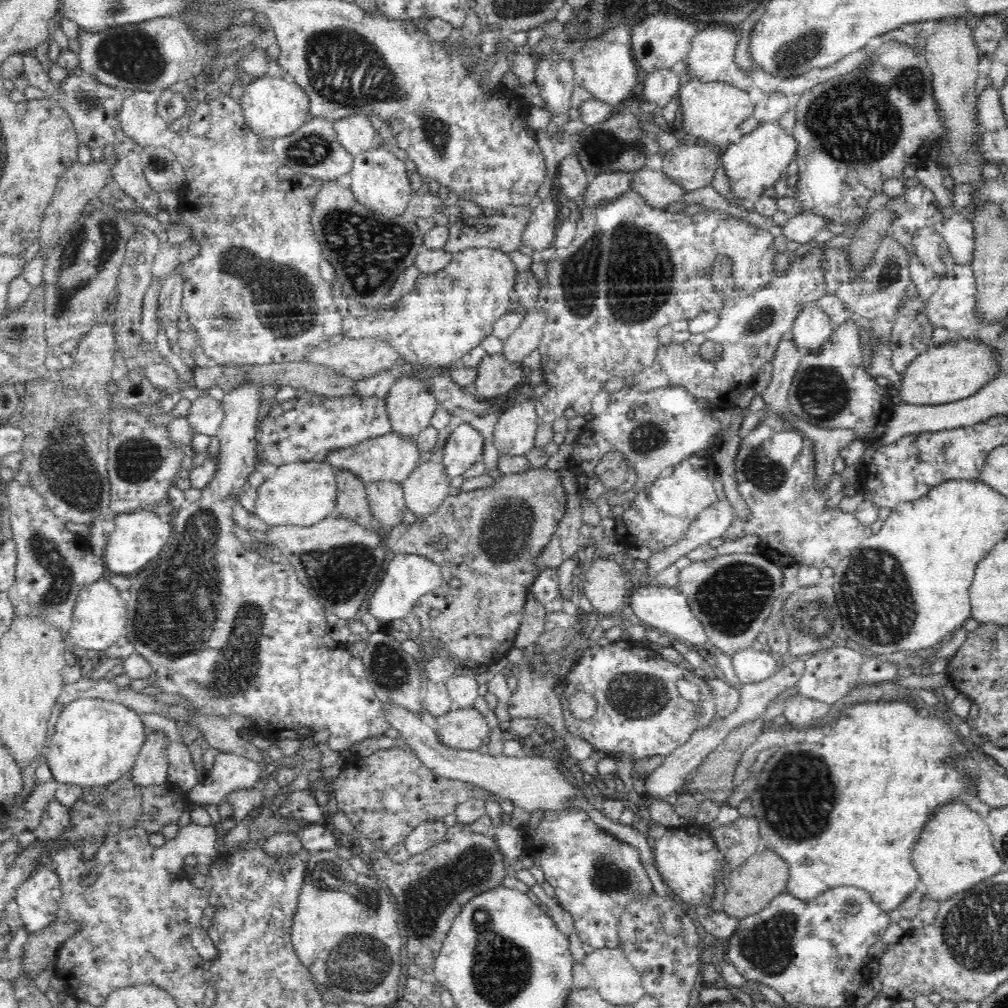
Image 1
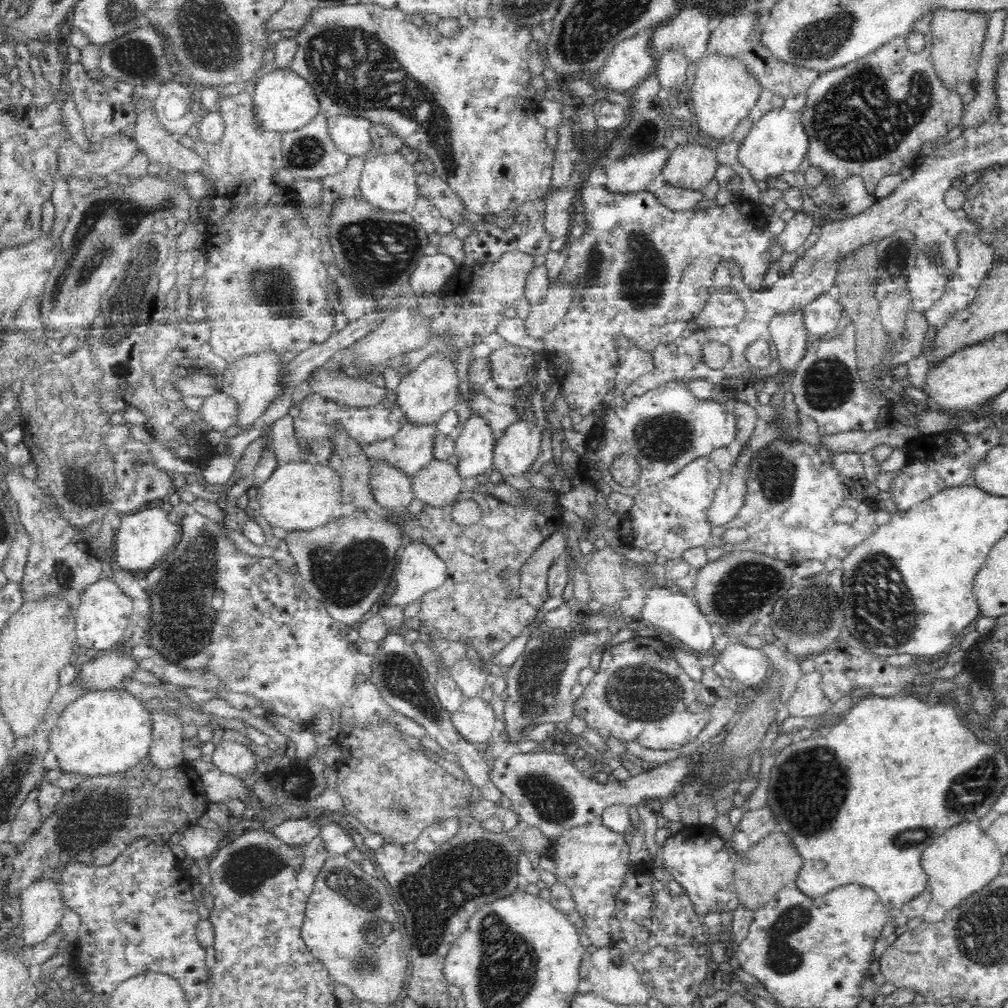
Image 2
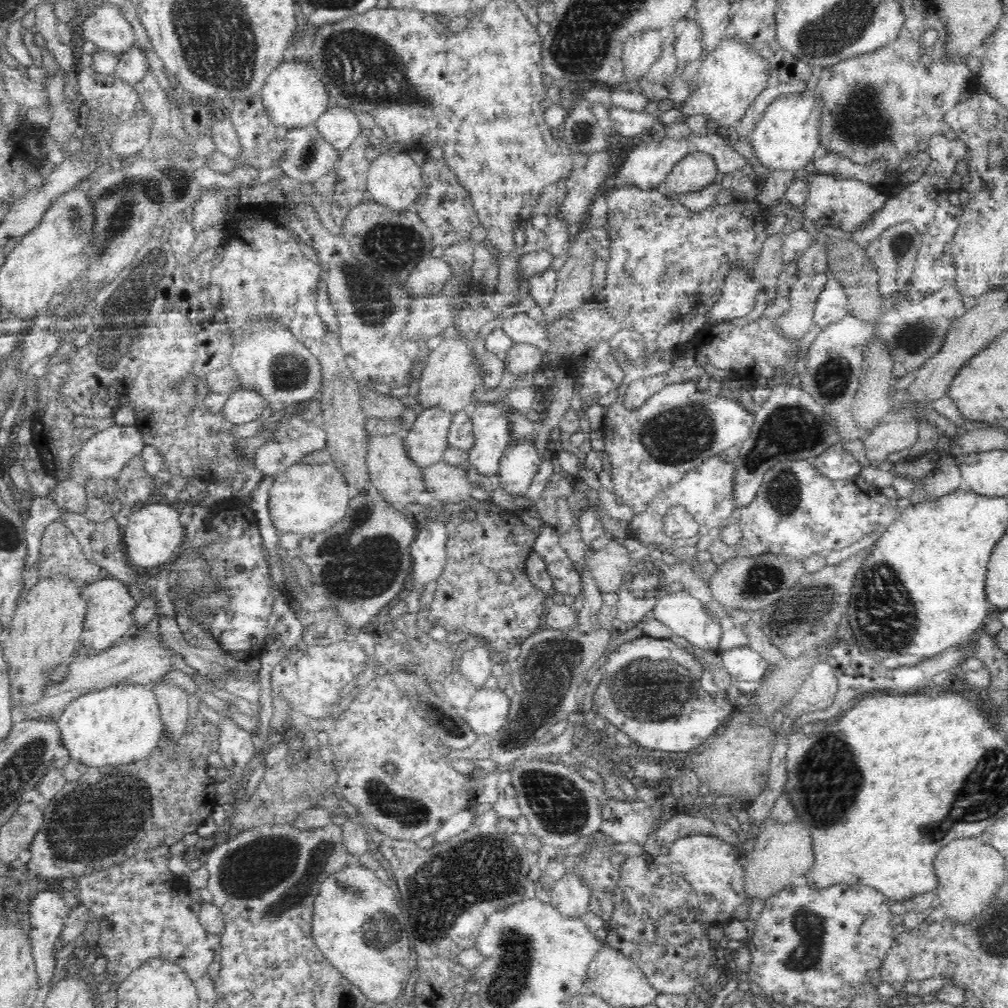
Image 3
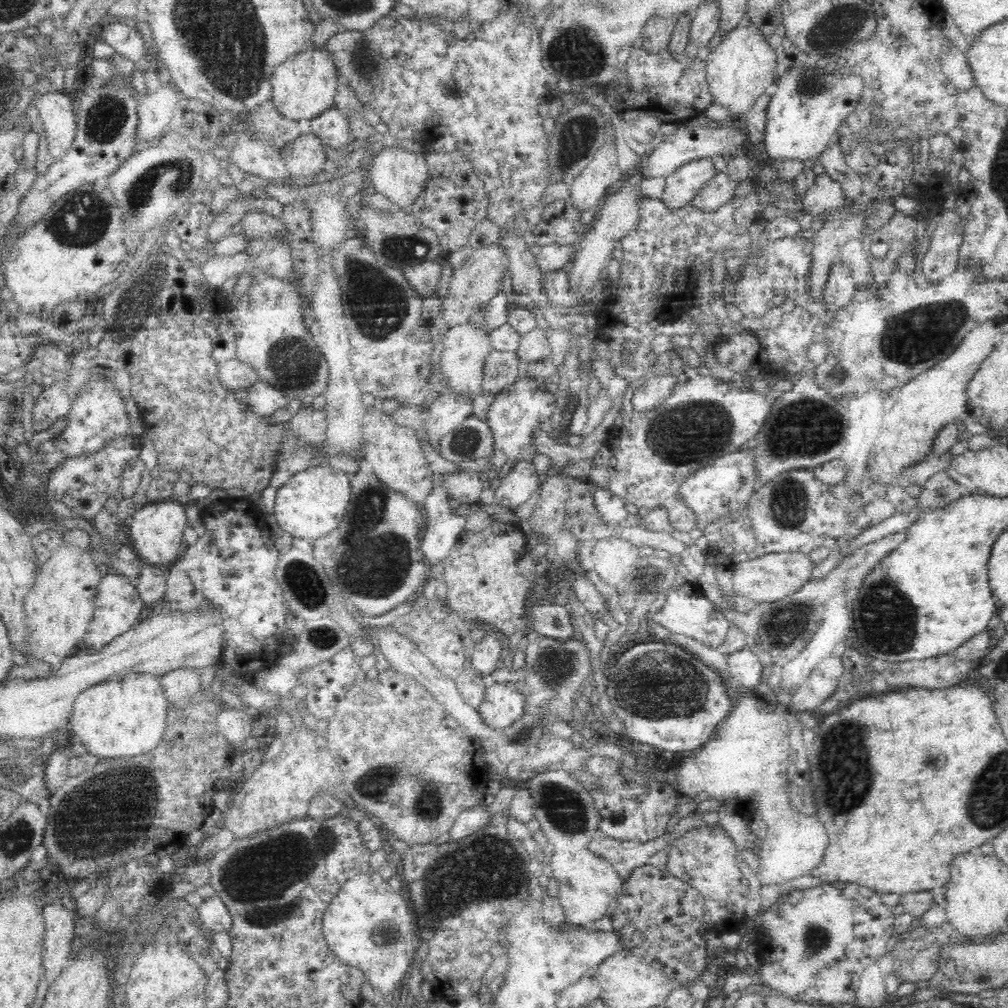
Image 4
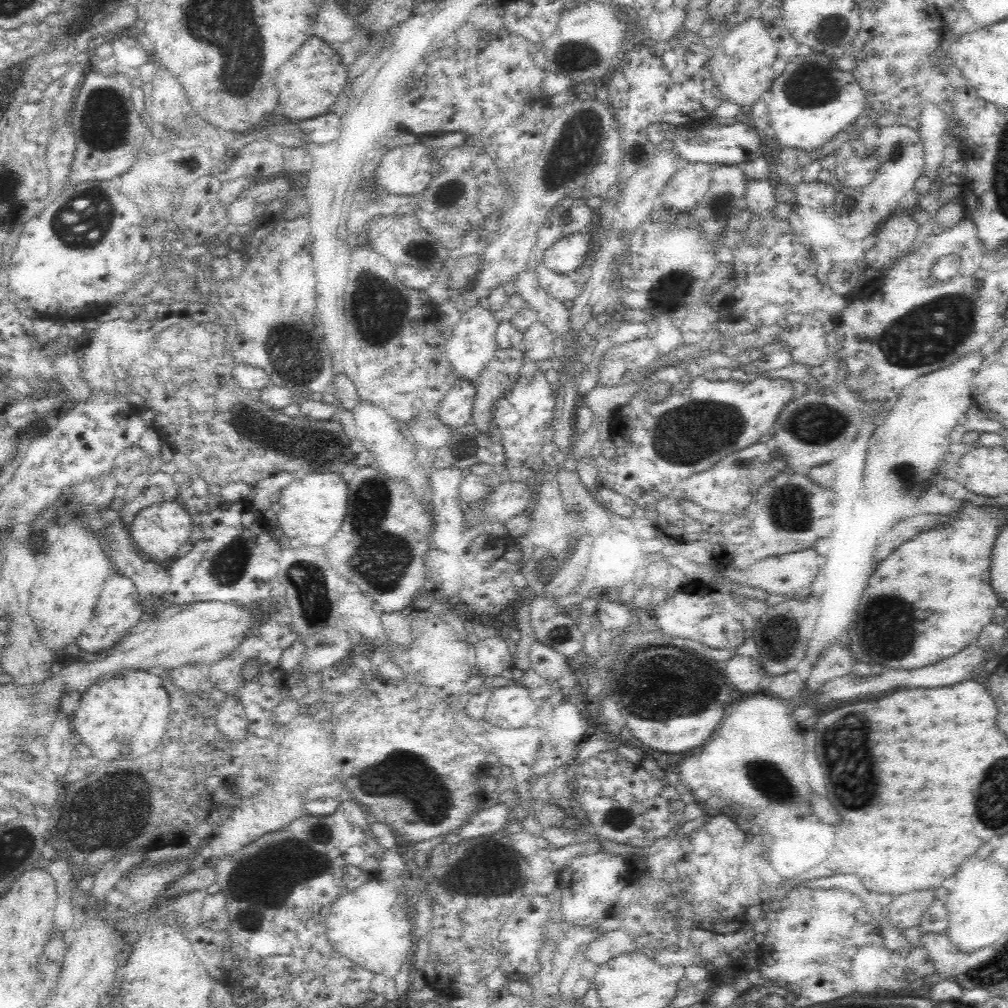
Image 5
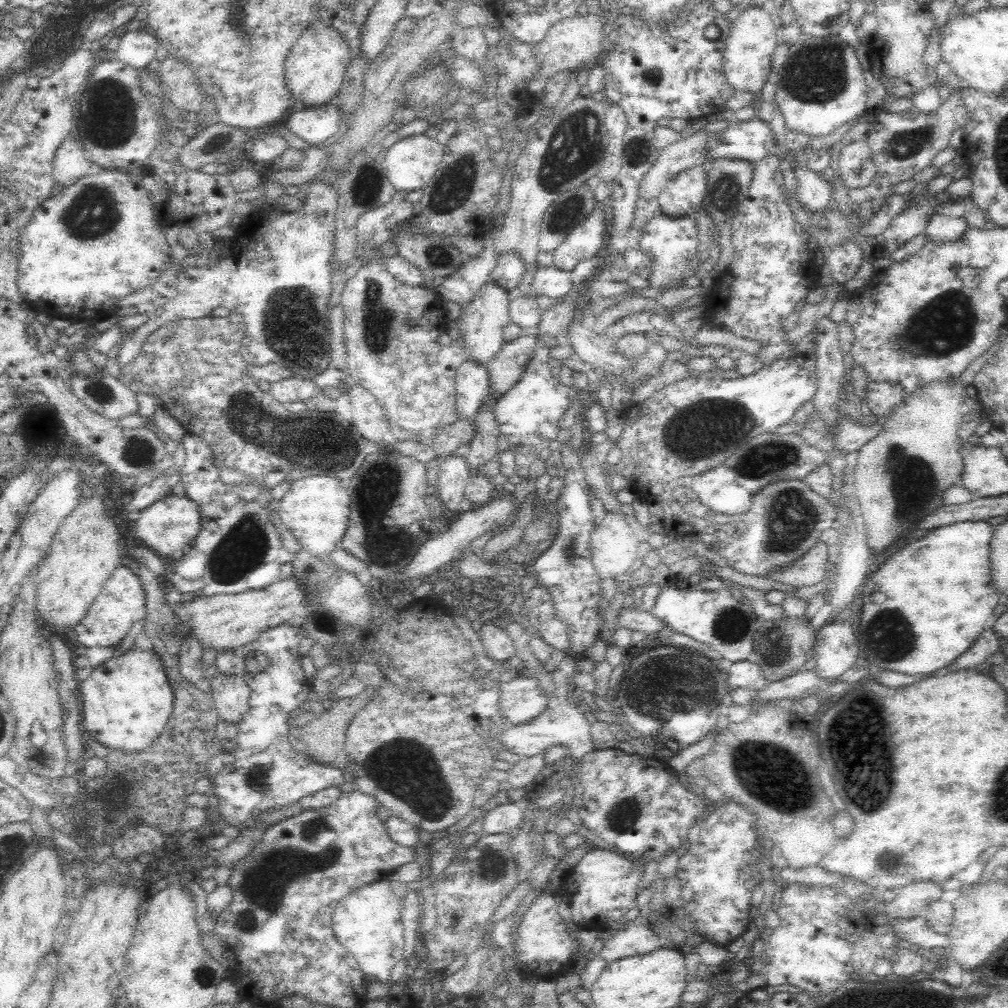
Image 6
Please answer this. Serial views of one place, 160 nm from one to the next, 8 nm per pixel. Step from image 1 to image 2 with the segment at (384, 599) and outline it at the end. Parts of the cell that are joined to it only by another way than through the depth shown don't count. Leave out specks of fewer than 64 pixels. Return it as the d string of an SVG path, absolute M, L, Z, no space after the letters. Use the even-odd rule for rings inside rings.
M422 539L409 541L399 553L395 573L396 588L390 606L405 608L424 594L439 588L446 580L446 562Z

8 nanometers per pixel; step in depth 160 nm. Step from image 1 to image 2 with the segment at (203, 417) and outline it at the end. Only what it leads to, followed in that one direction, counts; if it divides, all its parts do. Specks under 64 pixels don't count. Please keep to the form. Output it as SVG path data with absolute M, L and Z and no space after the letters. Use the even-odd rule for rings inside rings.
M224 392L206 397L200 411L203 412L205 424L216 431L234 426L240 416L238 400Z

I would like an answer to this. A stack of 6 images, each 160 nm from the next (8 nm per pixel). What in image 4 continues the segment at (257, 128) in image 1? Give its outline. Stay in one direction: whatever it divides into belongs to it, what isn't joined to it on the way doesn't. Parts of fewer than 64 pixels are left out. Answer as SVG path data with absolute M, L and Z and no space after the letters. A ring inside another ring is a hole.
M310 44L295 55L286 59L286 62L276 67L272 75L272 102L276 109L290 120L300 121L306 119L311 122L314 118L321 116L324 112L331 110L337 105L344 103L346 96L344 92L338 92L339 68L336 68L332 56L328 50L310 48Z

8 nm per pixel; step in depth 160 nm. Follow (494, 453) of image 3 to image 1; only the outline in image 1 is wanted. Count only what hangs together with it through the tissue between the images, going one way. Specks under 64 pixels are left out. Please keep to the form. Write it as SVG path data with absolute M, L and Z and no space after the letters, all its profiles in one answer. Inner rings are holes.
M470 423L460 424L451 431L442 453L446 474L451 479L462 476L476 462L483 460L484 436Z

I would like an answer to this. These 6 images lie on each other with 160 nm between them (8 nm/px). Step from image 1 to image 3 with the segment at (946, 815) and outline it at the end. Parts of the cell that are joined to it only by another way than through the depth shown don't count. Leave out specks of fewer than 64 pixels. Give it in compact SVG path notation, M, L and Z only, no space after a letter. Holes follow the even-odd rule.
M956 840L948 844L948 848L942 848L936 858L936 875L938 876L938 888L936 889L936 904L940 904L946 909L947 916L957 924L968 924L976 920L978 916L983 916L984 912L990 908L998 890L1004 884L1006 876L1006 859L990 844L978 844L976 840Z

